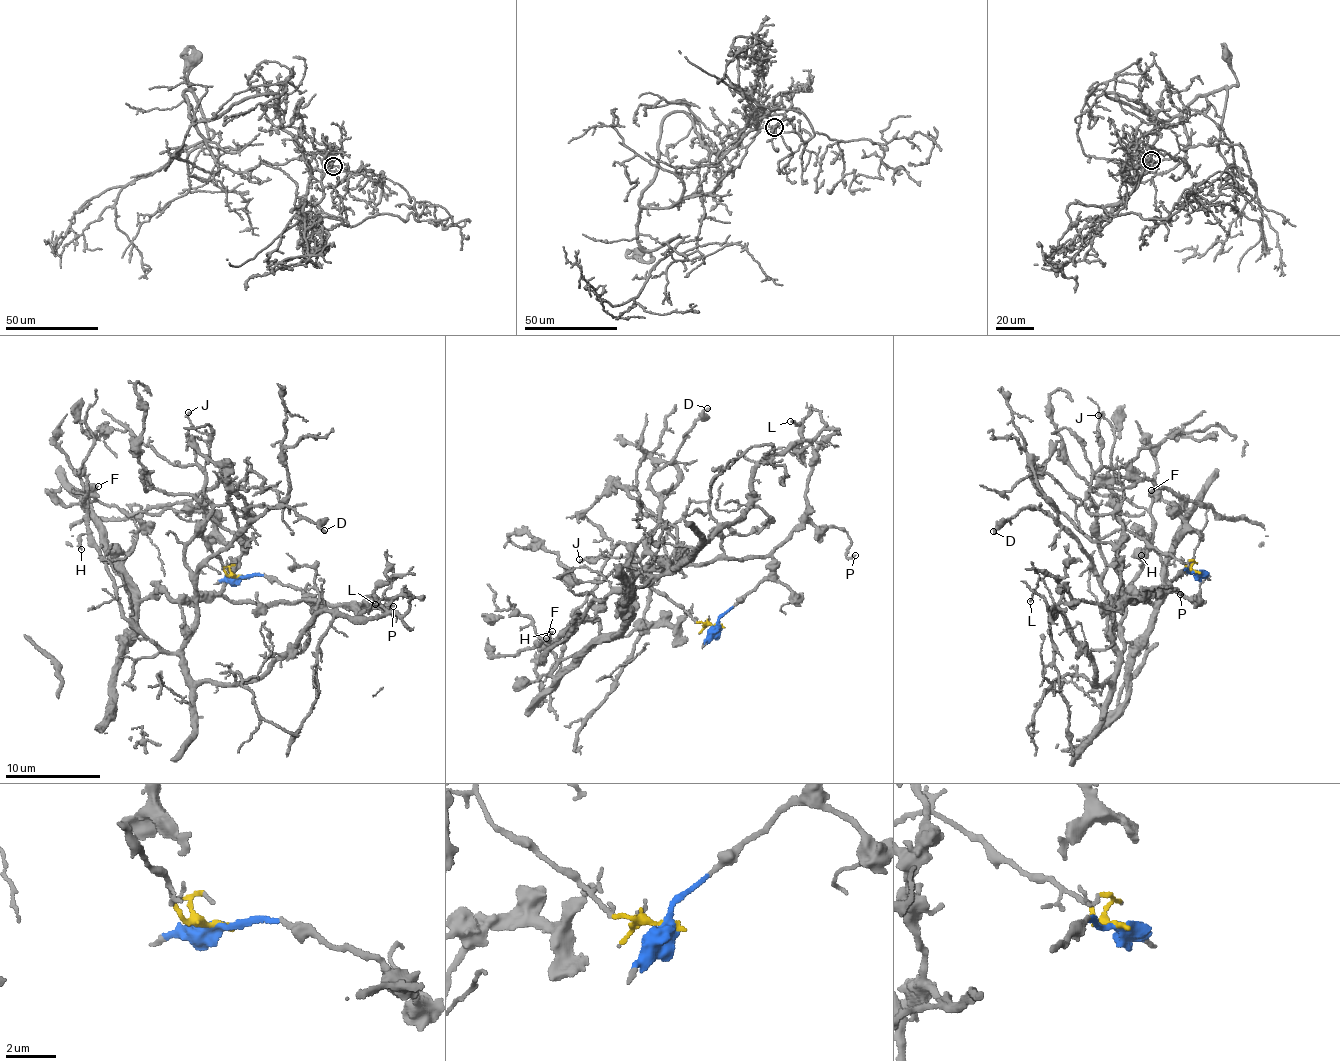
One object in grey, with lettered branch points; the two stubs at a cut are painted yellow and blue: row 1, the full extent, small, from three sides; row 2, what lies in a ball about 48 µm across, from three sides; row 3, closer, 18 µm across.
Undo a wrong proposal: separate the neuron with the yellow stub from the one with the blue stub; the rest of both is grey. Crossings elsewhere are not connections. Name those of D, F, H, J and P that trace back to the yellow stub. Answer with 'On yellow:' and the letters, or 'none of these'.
On yellow: D, H, J

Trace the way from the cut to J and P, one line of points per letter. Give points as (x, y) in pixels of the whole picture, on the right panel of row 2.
J: (1195, 572), (1136, 533), (1119, 528), (1099, 536), (1088, 483), (1100, 465), (1097, 415)
P: (1195, 572), (1180, 570), (1166, 587), (1130, 597), (1143, 596), (1151, 588), (1178, 591), (1179, 595)

